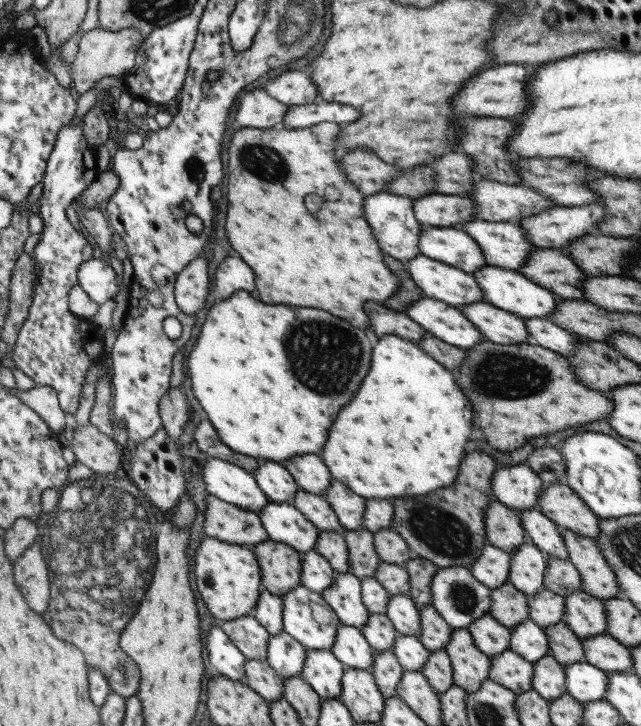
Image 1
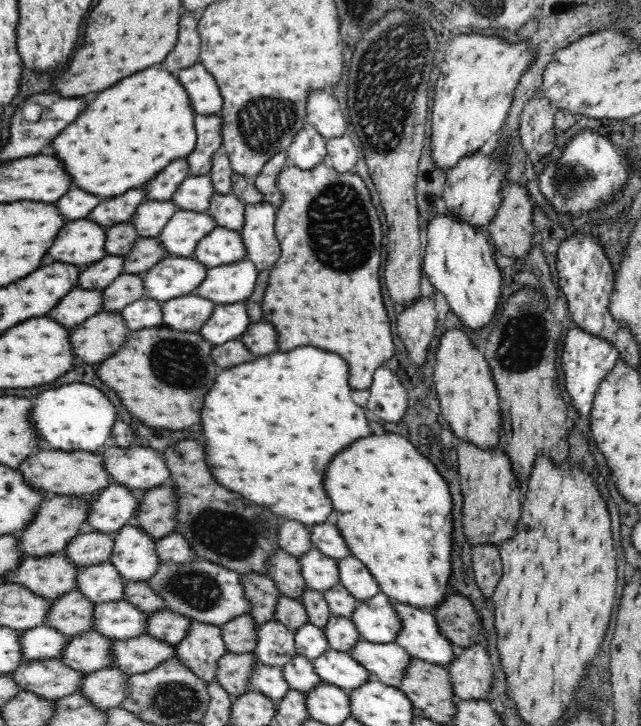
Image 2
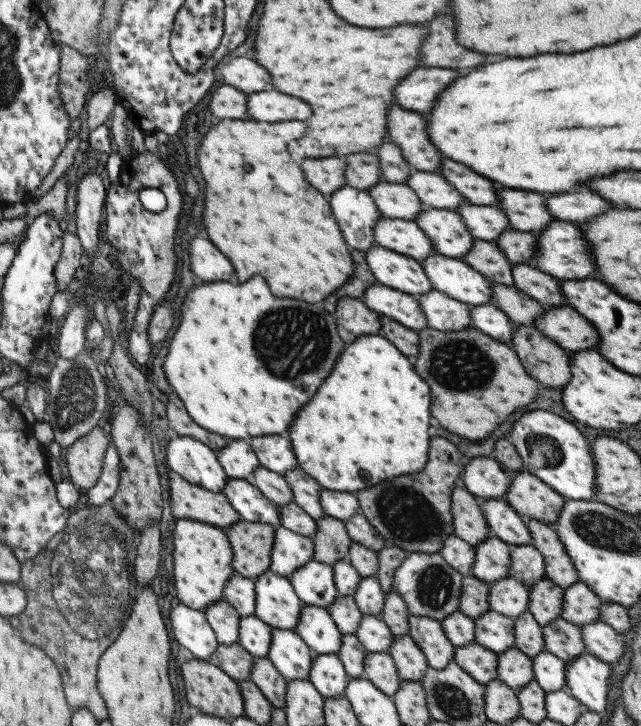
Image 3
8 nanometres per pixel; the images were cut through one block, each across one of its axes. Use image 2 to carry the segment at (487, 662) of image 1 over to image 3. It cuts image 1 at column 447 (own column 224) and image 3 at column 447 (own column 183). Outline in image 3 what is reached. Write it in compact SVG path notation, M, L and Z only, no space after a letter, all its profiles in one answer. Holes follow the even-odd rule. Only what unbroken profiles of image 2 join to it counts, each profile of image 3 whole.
M410 615L409 636L416 642L422 654L426 656L428 666L442 670L454 660L456 646L452 645L444 635L442 622L430 617Z

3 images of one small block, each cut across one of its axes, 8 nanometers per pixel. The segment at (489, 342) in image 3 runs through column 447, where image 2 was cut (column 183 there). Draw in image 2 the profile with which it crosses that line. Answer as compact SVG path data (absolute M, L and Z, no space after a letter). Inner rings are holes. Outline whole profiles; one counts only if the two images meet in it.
M168 326L130 331L124 344L92 370L114 390L126 410L142 428L186 430L200 422L204 396L218 376L218 366L210 358L214 344L199 332L182 332Z

